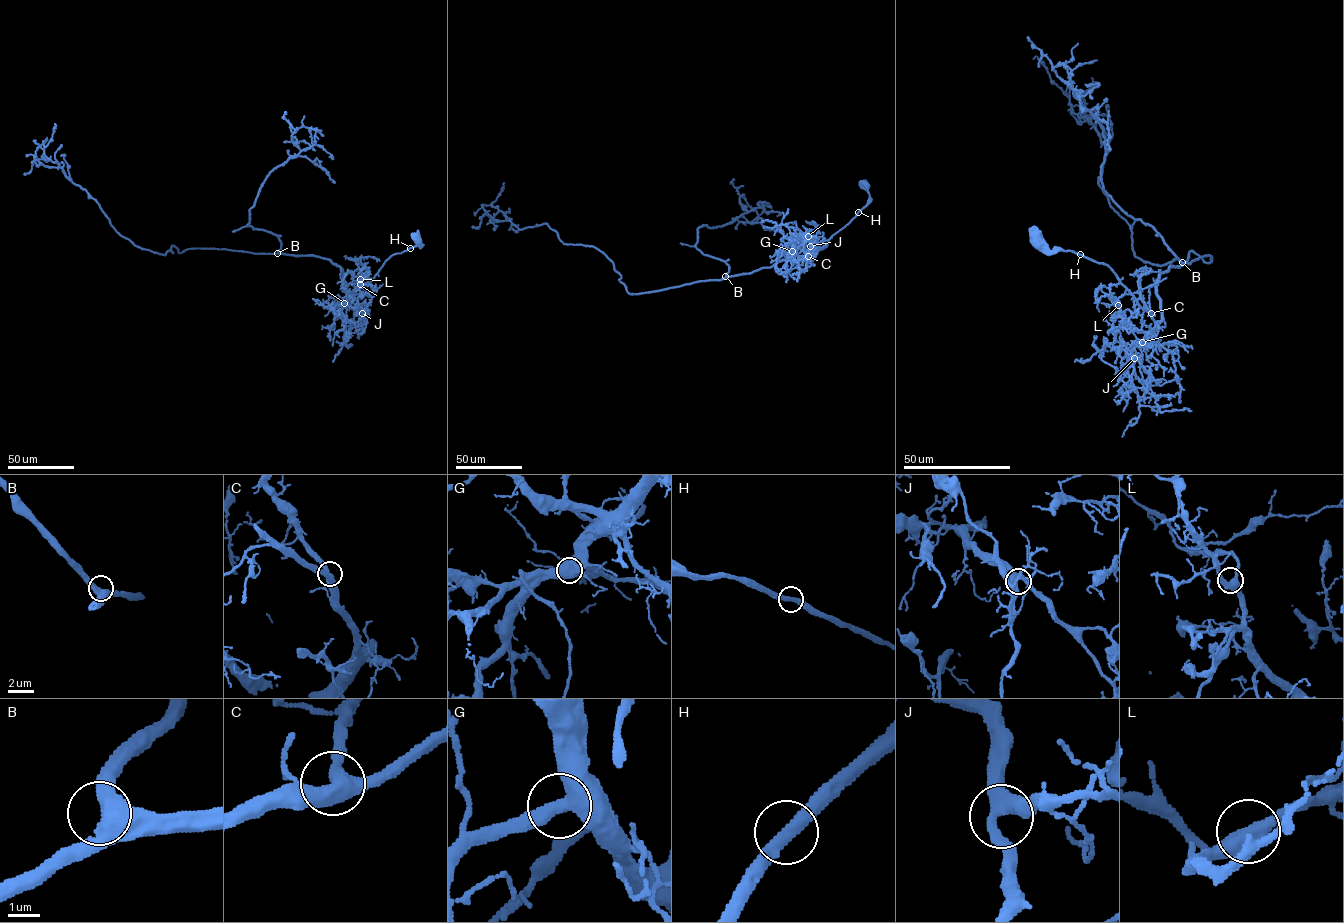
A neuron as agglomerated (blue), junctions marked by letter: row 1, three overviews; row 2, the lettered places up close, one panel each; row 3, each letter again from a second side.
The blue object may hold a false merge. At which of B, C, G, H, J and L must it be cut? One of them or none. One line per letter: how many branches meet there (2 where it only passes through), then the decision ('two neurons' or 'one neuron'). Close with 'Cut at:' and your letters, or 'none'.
B: branches 3; one neuron
C: branches 3; one neuron
G: branches 2; one neuron
H: branches 2; one neuron
J: branches 3; one neuron
L: branches 3; one neuron
Cut at: none

